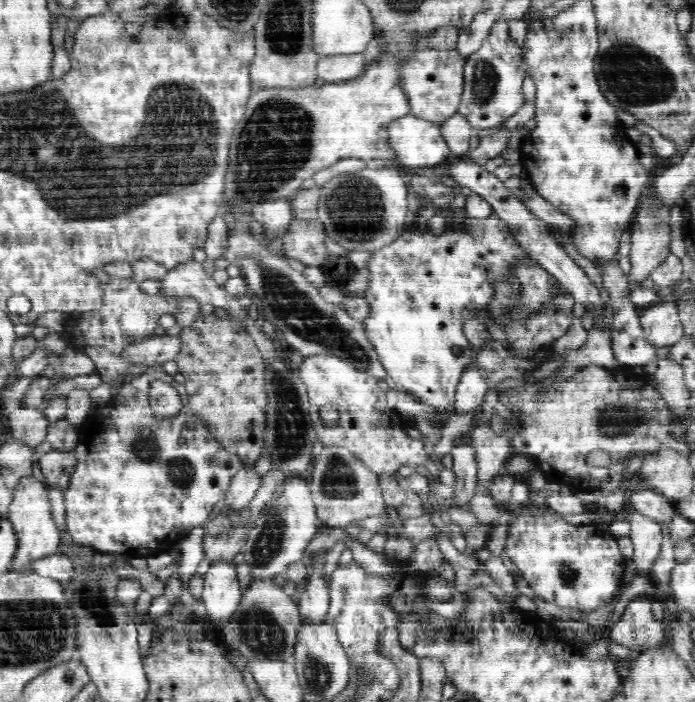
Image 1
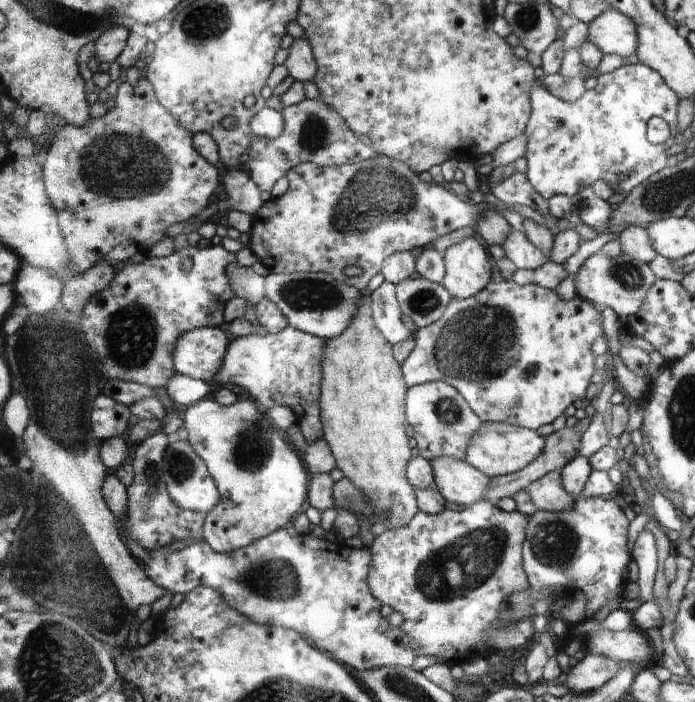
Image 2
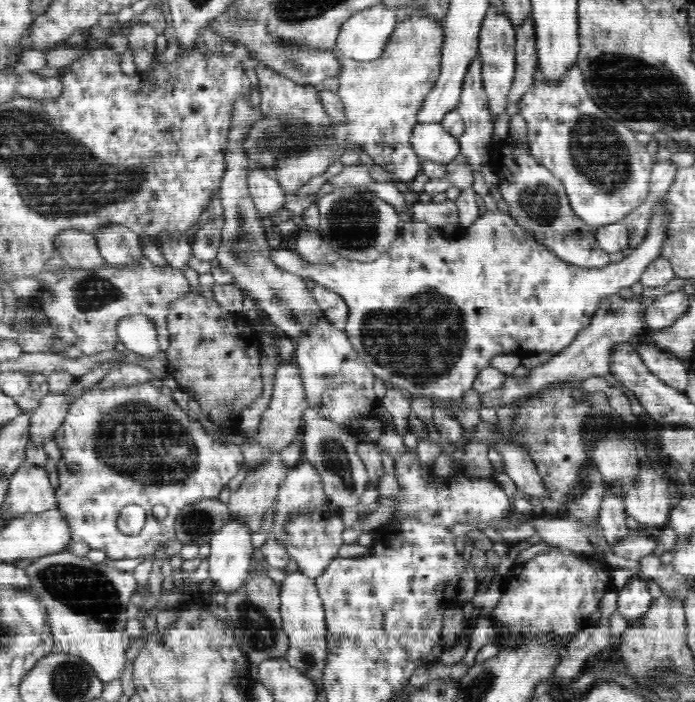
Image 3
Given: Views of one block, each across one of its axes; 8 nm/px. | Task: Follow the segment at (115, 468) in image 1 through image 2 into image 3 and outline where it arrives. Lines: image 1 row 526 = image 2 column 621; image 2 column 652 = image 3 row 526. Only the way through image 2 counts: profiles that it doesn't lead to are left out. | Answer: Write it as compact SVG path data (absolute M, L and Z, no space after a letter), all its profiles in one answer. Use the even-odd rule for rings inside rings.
M150 383L108 388L93 385L83 390L71 402L69 412L62 426L54 432L53 438L61 452L61 459L57 462L58 487L55 488L55 497L57 508L70 525L71 540L82 541L92 550L102 550L113 560L154 555L160 542L166 542L168 538L175 536L175 522L181 508L202 499L217 498L244 464L242 449L236 442L214 446L216 437L207 424L204 426L203 420L190 420L188 414L182 412L172 398L164 396L158 388L150 386ZM71 462L80 464L78 476L67 469ZM128 504L142 506L146 510L146 516L150 516L150 522L144 526L144 536L124 536L116 528L118 514ZM158 505L167 508L164 520L158 520L152 515L152 508Z

